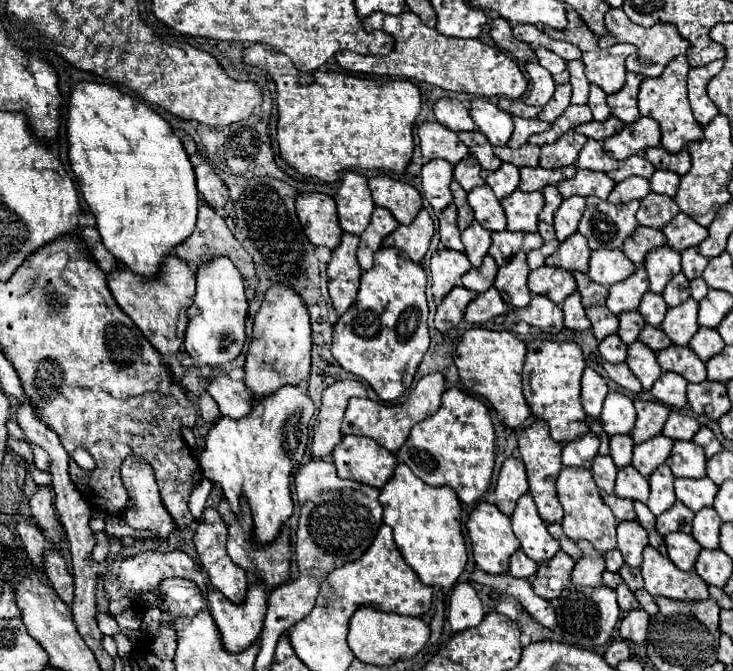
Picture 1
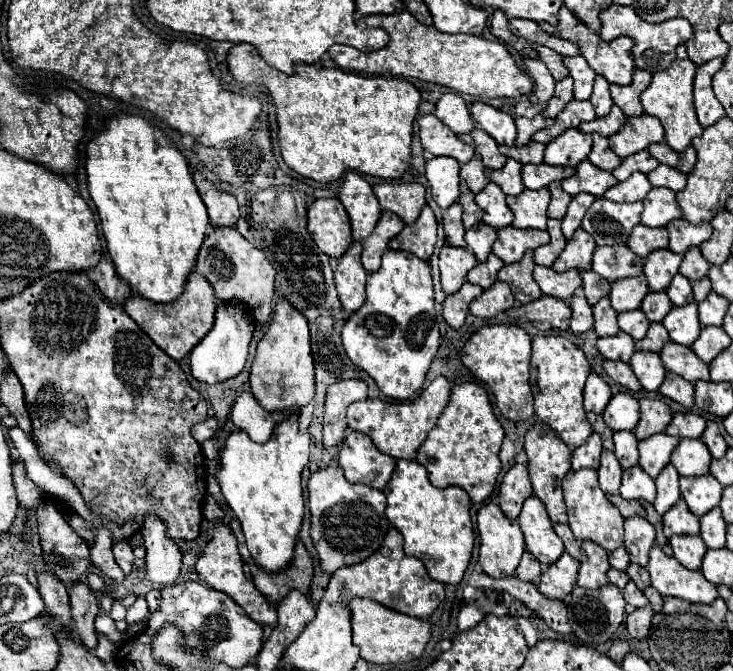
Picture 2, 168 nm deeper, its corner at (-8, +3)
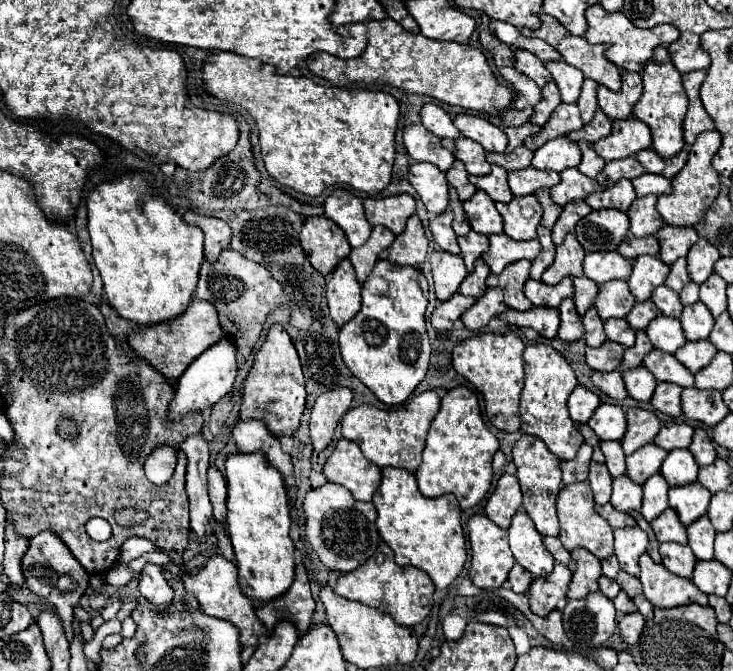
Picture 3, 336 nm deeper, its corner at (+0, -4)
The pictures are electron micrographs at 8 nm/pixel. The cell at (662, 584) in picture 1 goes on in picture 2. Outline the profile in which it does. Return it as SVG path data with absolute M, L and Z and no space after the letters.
M657 545L651 549L647 571L651 575L651 587L655 587L663 597L679 597L693 603L711 603L717 599L717 587L709 583L701 571L683 567Z

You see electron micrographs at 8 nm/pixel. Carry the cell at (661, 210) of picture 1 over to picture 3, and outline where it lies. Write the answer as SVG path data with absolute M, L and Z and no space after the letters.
M643 196L631 204L627 216L631 220L633 236L649 236L655 234L661 226L665 226L665 220L657 212L655 204L657 204L657 196Z

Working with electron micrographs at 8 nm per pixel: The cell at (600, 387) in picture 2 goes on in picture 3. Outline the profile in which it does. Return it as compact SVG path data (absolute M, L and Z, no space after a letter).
M577 386L571 396L569 396L569 412L571 412L571 418L575 422L581 422L581 424L587 424L589 416L595 412L595 408L601 404L599 396L591 390L587 390L585 386Z

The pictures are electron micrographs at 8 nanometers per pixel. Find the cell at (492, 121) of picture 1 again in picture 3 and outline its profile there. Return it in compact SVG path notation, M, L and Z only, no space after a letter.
M459 114L455 118L455 126L463 136L479 142L487 152L505 152L507 148L507 136L503 130L477 114Z

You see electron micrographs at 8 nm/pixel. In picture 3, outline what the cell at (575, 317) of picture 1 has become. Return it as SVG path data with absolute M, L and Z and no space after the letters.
M565 298L559 306L559 314L561 314L561 326L559 326L559 338L565 340L565 342L573 342L573 340L579 340L585 330L583 330L583 324L581 324L581 318L575 310L575 302L573 298Z

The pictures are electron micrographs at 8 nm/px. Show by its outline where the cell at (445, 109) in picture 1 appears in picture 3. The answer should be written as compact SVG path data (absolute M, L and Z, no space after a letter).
M425 104L421 108L421 122L425 124L425 128L429 132L433 132L439 138L453 138L457 140L461 136L461 132L455 128L451 116L439 106L439 104Z

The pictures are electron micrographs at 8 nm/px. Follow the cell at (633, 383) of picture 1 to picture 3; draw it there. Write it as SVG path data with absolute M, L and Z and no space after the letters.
M613 370L613 372L593 372L591 374L591 380L609 398L613 398L613 400L627 398L627 390L623 386L621 372L619 370Z

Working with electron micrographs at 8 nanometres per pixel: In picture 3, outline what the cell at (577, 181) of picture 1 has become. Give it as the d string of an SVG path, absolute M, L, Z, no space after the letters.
M569 168L561 172L561 182L551 188L551 198L559 206L565 206L573 200L583 200L595 190L603 190L603 186L597 180L583 176L577 168Z

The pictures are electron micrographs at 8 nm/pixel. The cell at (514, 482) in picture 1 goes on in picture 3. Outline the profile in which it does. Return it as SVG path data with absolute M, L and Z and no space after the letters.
M503 474L493 490L493 494L487 500L485 512L487 516L503 530L509 528L511 518L521 508L521 488L519 480L513 474Z

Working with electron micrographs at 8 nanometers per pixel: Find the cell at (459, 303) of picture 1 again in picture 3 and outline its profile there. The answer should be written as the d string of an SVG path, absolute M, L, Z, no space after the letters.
M455 292L449 300L441 302L433 316L431 316L431 324L437 328L437 330L449 330L453 326L453 322L475 302L475 298L471 296L465 296L461 292Z

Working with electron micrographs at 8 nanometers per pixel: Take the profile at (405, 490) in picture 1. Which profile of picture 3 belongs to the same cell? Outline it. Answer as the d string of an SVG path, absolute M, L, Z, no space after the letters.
M383 468L383 480L373 496L373 504L377 508L377 530L395 552L395 562L399 566L411 564L427 572L437 590L449 588L461 574L467 558L457 498L453 494L425 498L417 488L413 472L403 468Z

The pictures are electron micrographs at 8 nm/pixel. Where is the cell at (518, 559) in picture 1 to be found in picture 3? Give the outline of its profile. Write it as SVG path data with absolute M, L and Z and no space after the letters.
M515 564L511 568L511 572L509 572L509 584L511 584L511 590L513 592L517 592L517 594L527 592L529 586L531 586L531 582L533 582L531 572L527 572L521 564Z

